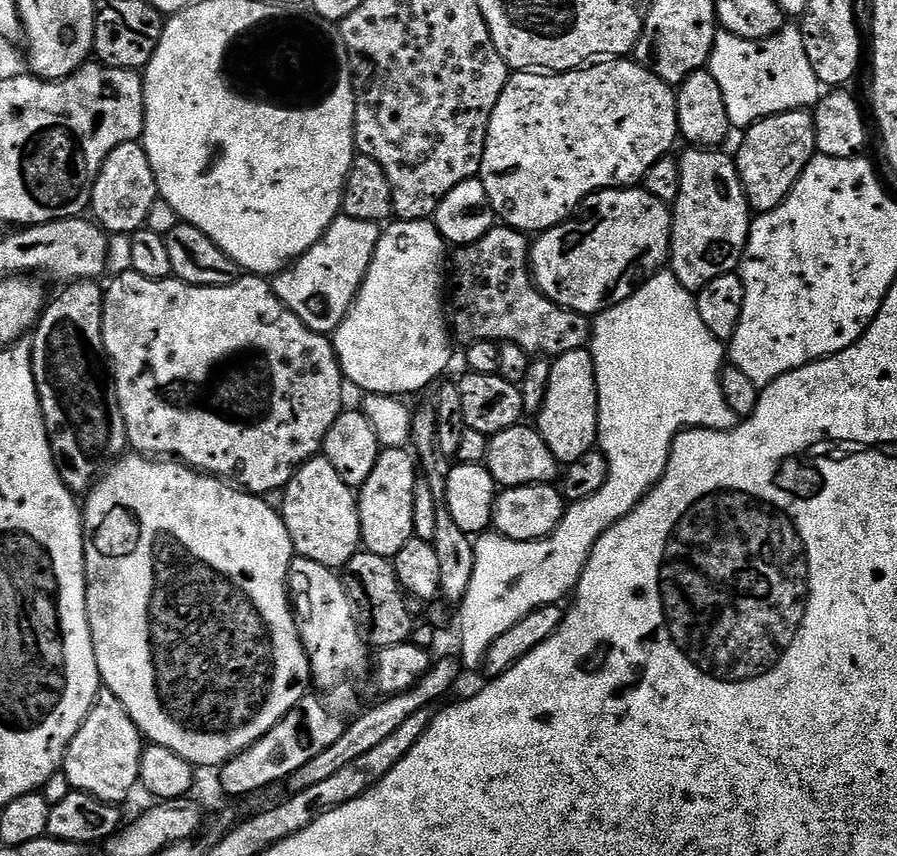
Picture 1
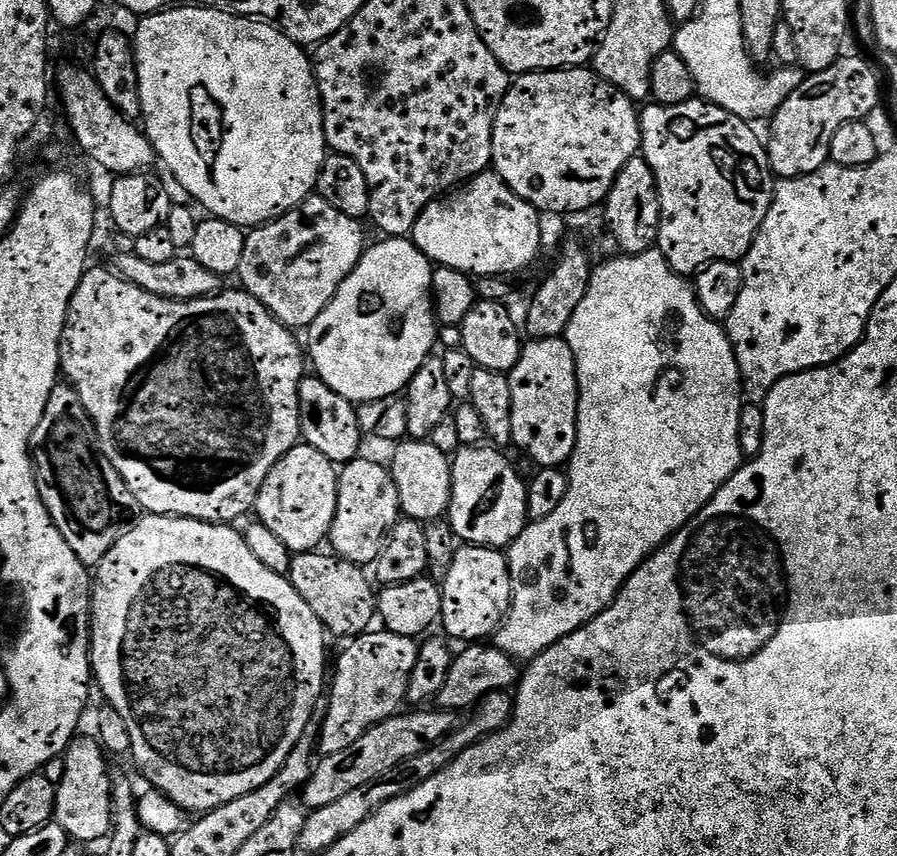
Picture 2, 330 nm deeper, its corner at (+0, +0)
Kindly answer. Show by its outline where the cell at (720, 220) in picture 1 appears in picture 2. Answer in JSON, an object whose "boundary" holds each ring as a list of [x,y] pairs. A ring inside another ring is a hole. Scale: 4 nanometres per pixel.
{"boundary":[[[693,98],[682,102],[678,106],[666,106],[665,104],[649,103],[648,109],[640,112],[640,147],[644,161],[654,170],[656,189],[660,195],[660,238],[658,250],[664,255],[670,267],[681,274],[695,274],[715,260],[739,261],[746,253],[748,247],[754,242],[766,214],[772,208],[772,194],[776,191],[777,181],[774,179],[771,164],[768,161],[768,149],[765,141],[756,137],[756,132],[751,123],[722,110],[716,104],[709,104],[703,98]]]}

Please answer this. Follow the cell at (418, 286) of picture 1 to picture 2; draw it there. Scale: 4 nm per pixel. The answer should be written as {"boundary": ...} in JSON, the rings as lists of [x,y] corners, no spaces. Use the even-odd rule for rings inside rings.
{"boundary":[[[384,238],[381,244],[365,247],[364,257],[354,266],[352,273],[342,282],[334,298],[314,318],[306,330],[306,356],[330,390],[342,394],[353,402],[396,398],[407,389],[408,383],[418,374],[422,362],[433,355],[432,347],[438,344],[438,321],[432,306],[432,273],[434,265],[408,238]]]}

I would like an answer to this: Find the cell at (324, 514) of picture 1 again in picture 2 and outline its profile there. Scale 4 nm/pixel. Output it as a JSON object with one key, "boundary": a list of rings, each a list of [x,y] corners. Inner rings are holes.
{"boundary":[[[297,443],[272,467],[270,474],[266,474],[266,482],[262,482],[262,490],[254,505],[255,515],[260,515],[257,516],[259,523],[274,530],[294,554],[319,549],[332,530],[338,502],[337,483],[337,465],[309,444]]]}

